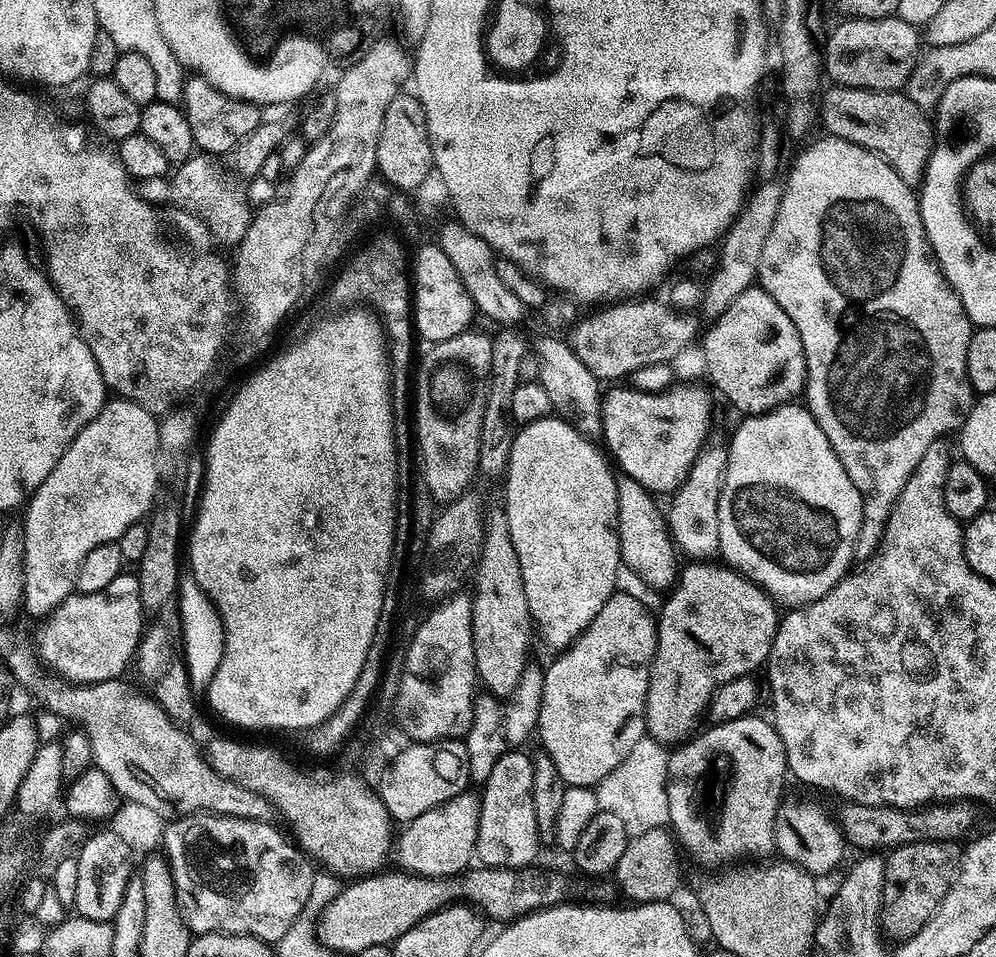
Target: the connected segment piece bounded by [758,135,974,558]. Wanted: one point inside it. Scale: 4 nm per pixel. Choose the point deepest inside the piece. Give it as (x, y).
(884, 335)

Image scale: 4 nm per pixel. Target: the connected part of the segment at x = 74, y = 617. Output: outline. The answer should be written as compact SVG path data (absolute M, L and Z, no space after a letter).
M121 574L118 578L114 578L114 582L110 582L110 586L106 586L103 592L76 592L71 596L67 596L59 606L56 607L52 615L47 619L44 629L40 632L40 648L38 647L39 655L43 658L43 661L51 668L54 669L59 675L65 679L71 680L78 684L97 684L98 682L106 682L107 680L115 680L123 677L124 671L130 668L133 663L133 659L136 654L136 649L139 646L140 637L144 633L146 627L146 609L142 602L142 594L140 593L140 577L139 575Z

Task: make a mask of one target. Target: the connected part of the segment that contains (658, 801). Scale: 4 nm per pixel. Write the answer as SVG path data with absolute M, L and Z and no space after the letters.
M645 736L633 747L623 762L596 786L600 809L622 818L629 837L665 827L669 820L669 751L660 741Z

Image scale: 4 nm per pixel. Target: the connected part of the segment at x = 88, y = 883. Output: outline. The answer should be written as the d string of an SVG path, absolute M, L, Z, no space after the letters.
M96 832L76 856L78 862L78 891L74 893L71 907L75 915L90 918L94 922L112 921L122 906L122 894L126 894L126 882L134 874L134 852L129 841L116 832Z

